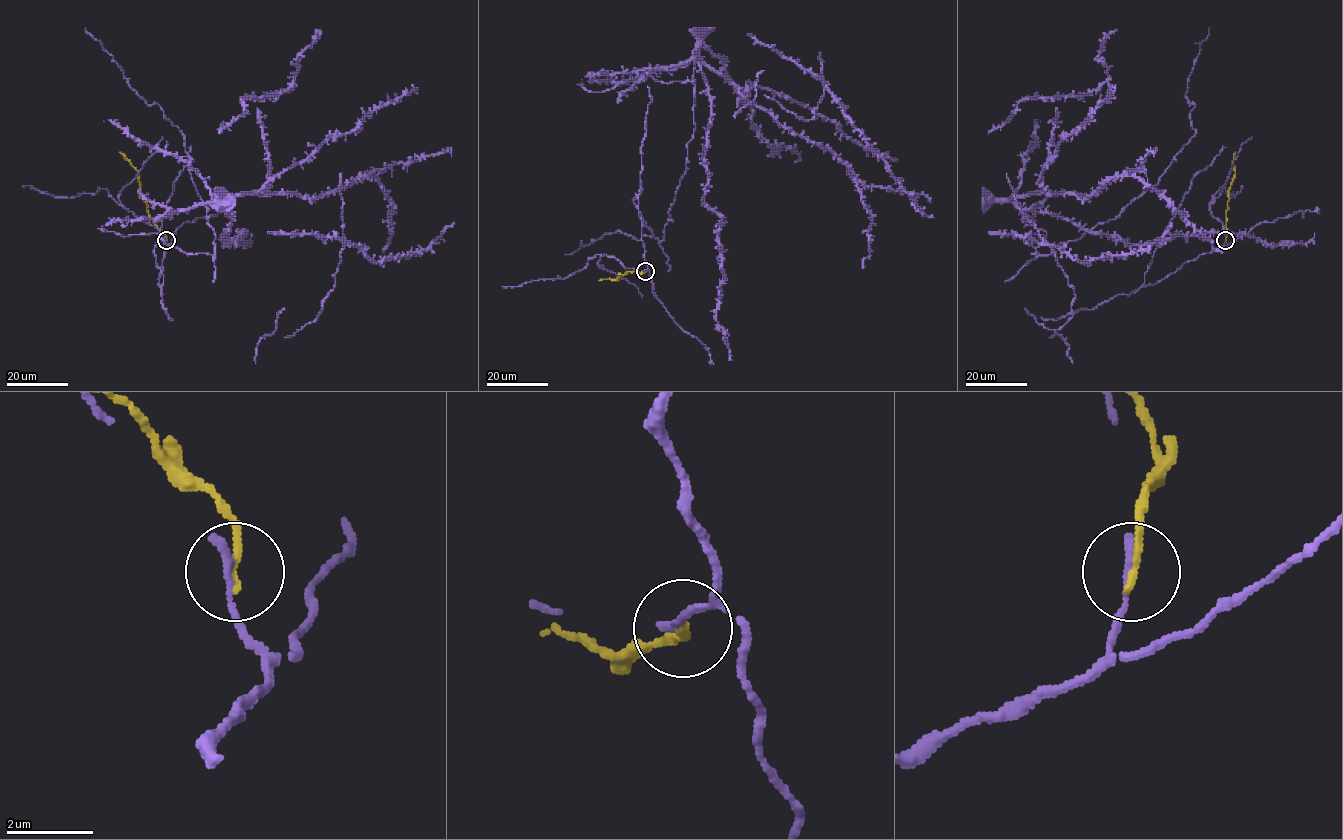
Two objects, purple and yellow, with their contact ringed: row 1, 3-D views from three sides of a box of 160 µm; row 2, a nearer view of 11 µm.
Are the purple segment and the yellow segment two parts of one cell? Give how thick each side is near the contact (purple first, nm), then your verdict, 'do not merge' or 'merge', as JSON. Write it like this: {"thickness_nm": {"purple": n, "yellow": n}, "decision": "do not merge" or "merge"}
{"thickness_nm": {"purple": 240, "yellow": 190}, "decision": "do not merge"}

